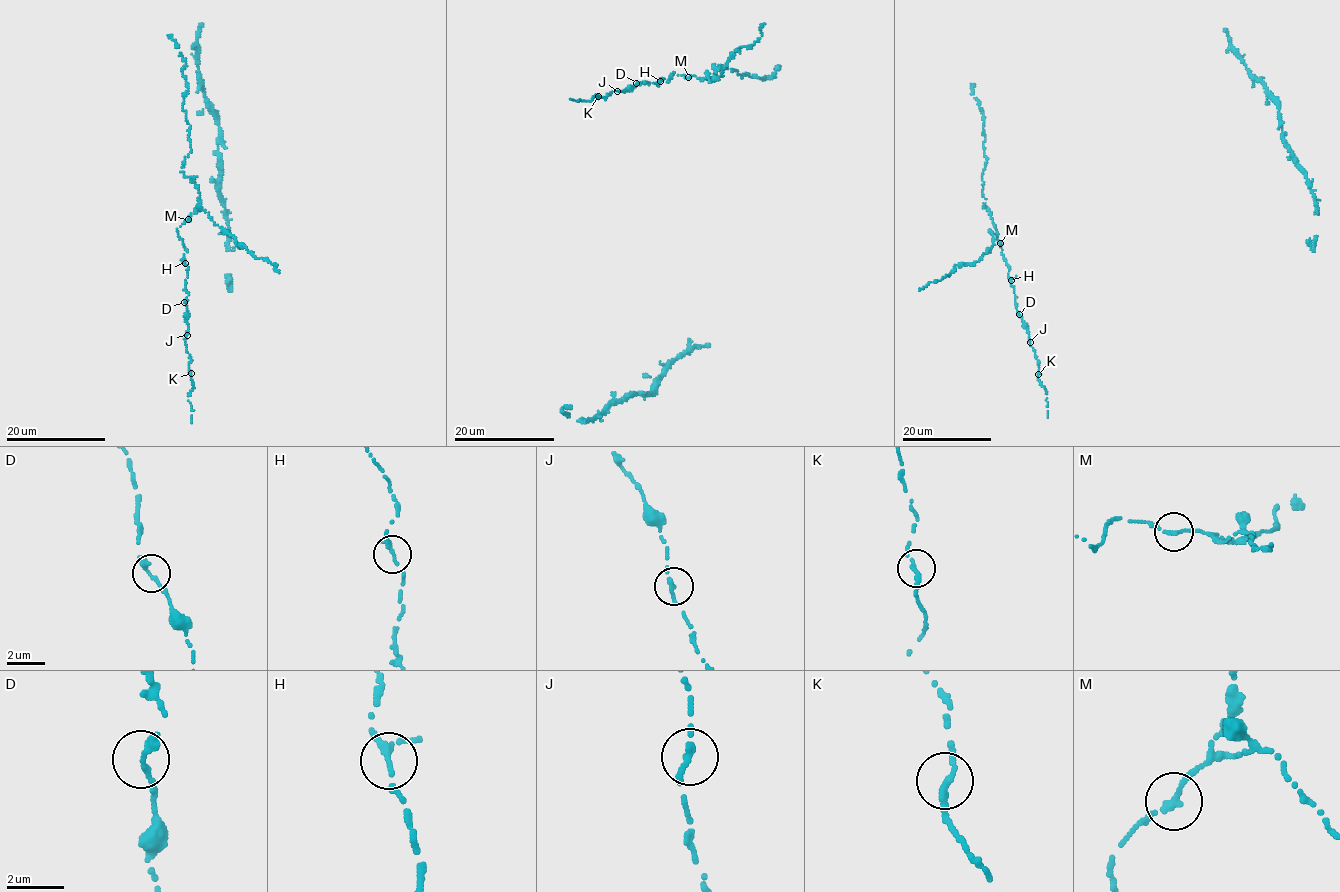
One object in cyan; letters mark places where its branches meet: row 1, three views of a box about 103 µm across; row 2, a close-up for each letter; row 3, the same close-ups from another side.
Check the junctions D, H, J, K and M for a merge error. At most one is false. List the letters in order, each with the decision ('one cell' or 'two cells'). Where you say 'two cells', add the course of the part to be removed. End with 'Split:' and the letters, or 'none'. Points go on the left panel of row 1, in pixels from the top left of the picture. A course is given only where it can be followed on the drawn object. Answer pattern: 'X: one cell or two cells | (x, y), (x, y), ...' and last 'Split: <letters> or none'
D: one cell
H: one cell
J: one cell
K: one cell
M: one cell
Split: none

